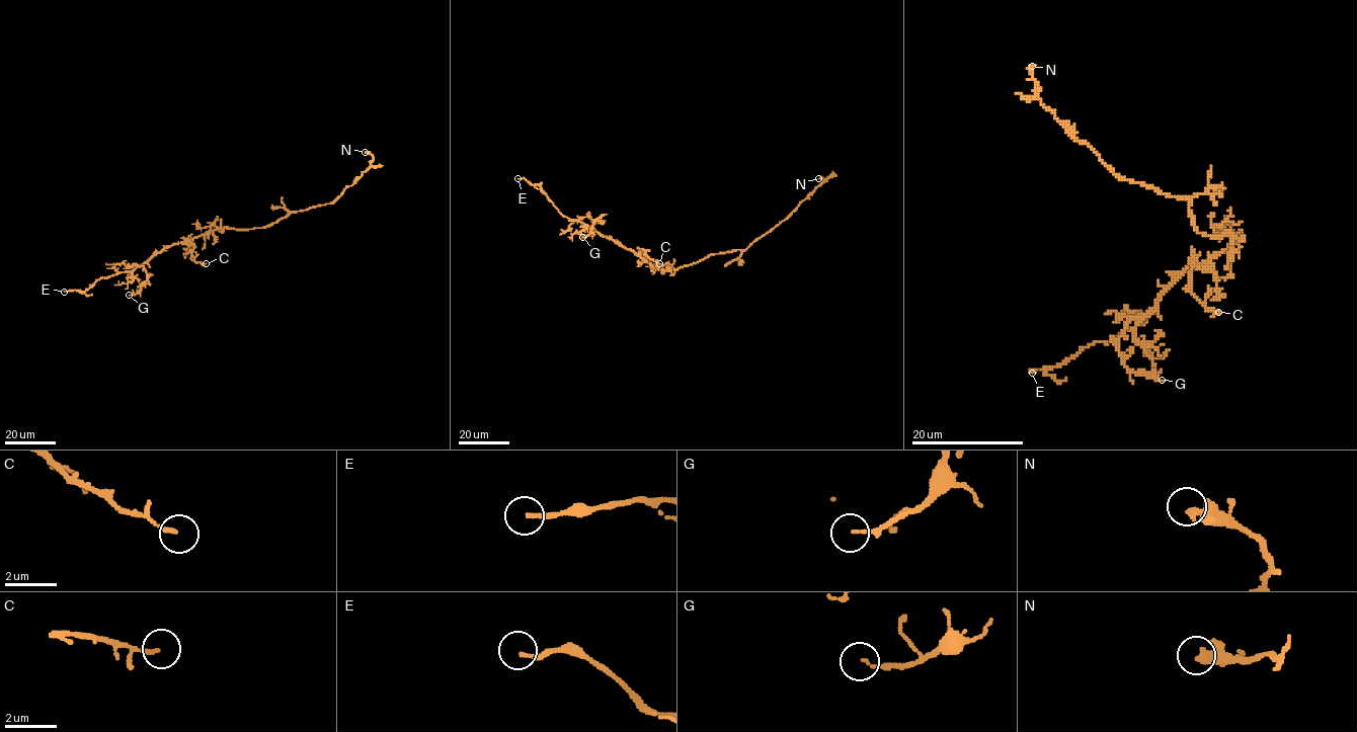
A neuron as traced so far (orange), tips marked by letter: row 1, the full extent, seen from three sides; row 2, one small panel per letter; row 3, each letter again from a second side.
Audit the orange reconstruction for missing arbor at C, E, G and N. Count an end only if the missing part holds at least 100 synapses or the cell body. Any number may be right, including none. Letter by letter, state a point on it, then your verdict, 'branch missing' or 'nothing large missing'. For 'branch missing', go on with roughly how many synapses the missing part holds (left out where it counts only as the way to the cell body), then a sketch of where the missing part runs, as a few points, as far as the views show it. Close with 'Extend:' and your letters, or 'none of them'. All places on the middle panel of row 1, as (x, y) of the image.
C: place (659, 263); nothing large missing
E: place (517, 178); branch missing
G: place (582, 237); nothing large missing
N: place (818, 178); nothing large missing
Extend: E

